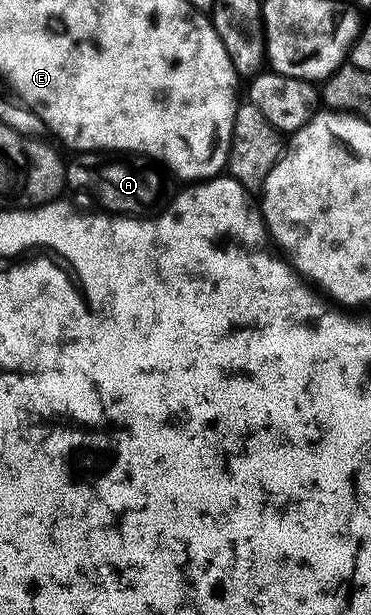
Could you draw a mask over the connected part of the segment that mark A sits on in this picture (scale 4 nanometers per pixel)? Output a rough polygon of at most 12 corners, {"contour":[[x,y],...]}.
{"contour":[[85,151],[66,183],[108,213],[151,217],[174,179],[147,155]]}

